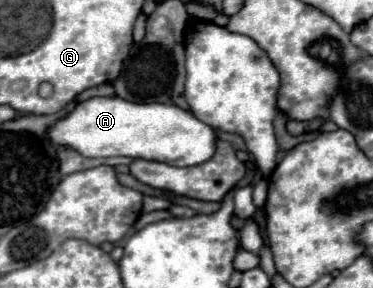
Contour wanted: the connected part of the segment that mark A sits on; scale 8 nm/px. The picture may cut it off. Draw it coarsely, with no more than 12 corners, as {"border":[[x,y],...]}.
{"border":[[89,98],[47,138],[87,158],[197,166],[215,130],[175,104]]}

